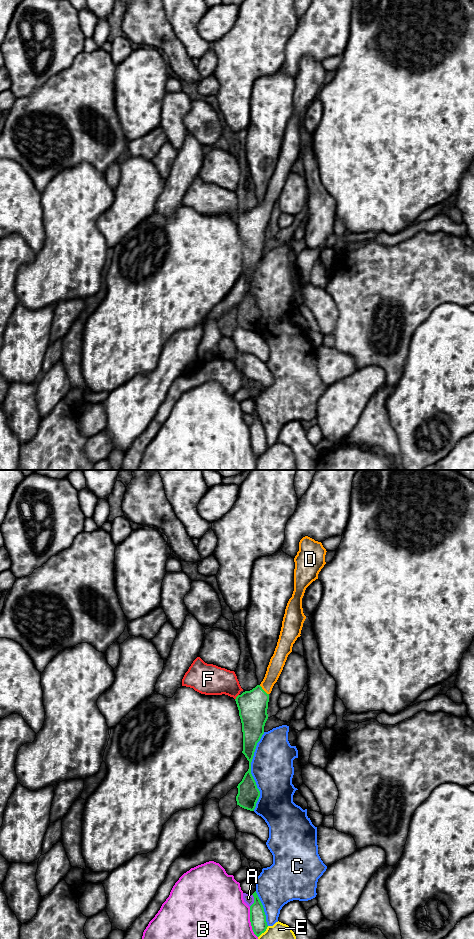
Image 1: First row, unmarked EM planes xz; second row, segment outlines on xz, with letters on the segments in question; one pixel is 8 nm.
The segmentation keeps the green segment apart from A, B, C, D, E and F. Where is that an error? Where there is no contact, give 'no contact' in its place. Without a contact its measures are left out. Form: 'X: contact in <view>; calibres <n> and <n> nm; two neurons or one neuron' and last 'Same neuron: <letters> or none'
A: contact in xz; calibres 130 and 80 nm; two neurons
B: contact in xz; calibres 130 and 500 nm; two neurons
C: contact in xz; calibres 180 and 340 nm; two neurons
D: contact in xz; calibres 240 and 120 nm; one neuron
E: contact in xz; calibres 130 and 320 nm; two neurons
F: contact in xz; calibres 240 and 240 nm; two neurons
Same neuron: D

